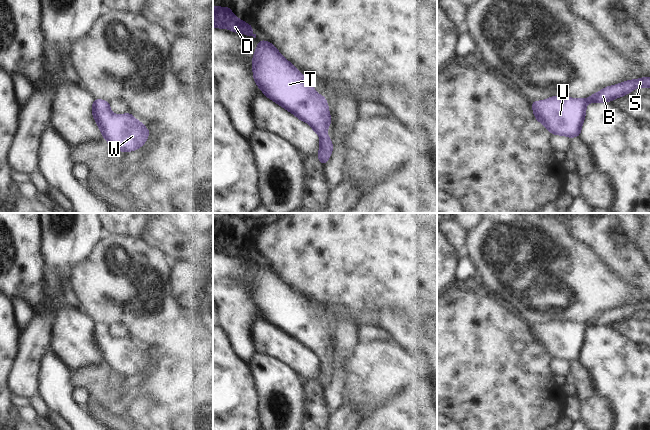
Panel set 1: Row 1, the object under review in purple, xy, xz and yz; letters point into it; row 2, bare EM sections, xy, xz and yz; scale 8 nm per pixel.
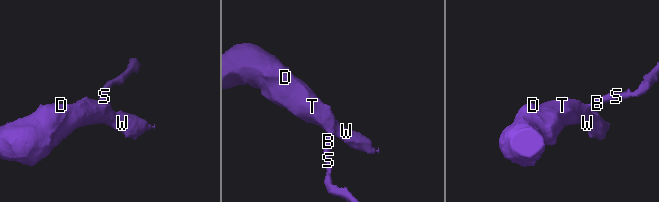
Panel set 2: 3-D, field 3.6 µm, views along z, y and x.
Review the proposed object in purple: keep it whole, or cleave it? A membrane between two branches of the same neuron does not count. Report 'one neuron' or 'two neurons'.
one neuron

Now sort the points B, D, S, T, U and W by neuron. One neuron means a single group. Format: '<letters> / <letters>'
B D S T U W

